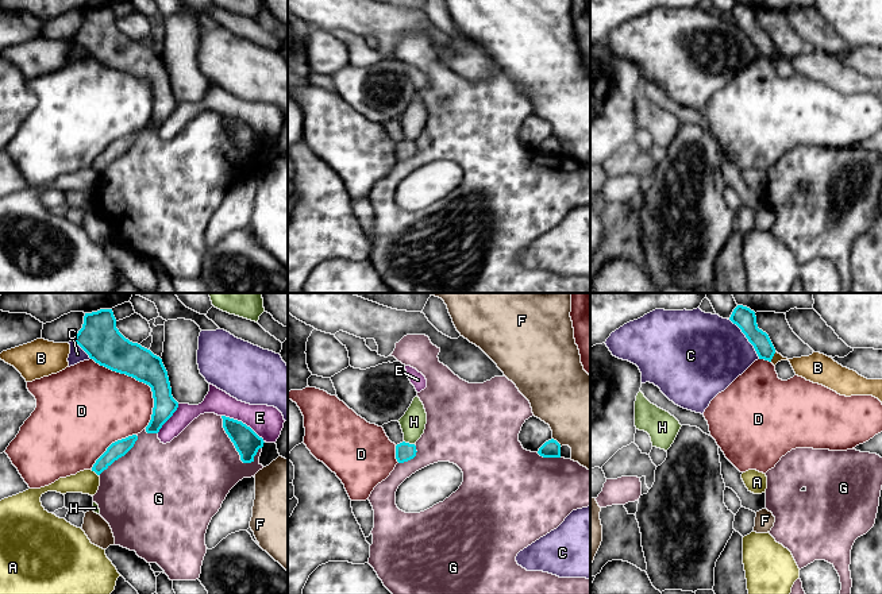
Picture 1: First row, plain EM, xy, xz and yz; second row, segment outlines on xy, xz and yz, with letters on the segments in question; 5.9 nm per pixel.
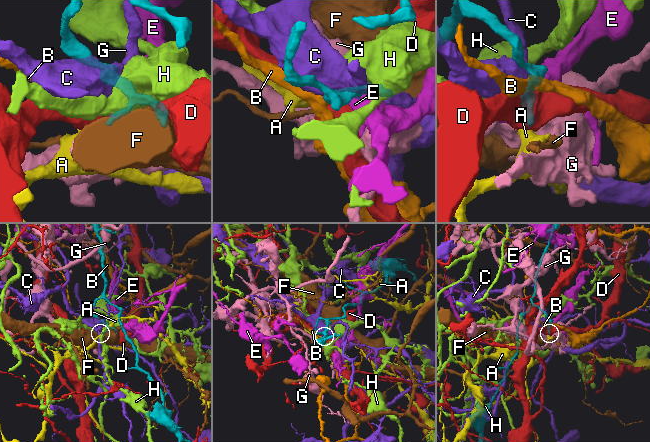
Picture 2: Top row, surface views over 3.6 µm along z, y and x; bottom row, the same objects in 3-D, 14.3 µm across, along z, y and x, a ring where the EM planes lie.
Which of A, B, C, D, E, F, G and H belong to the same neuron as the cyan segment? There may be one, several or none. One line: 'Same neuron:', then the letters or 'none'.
Same neuron: none

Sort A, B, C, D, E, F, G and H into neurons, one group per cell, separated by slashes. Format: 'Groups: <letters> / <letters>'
Groups: A / B / C / D / E / F / G / H

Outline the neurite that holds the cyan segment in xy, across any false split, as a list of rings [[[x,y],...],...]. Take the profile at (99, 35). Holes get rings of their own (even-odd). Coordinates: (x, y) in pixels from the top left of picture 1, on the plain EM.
[[[112,7],[85,11],[82,26],[74,39],[100,63],[132,74],[151,85],[154,105],[146,130],[158,131],[178,105],[162,57],[126,36],[116,26]]]

